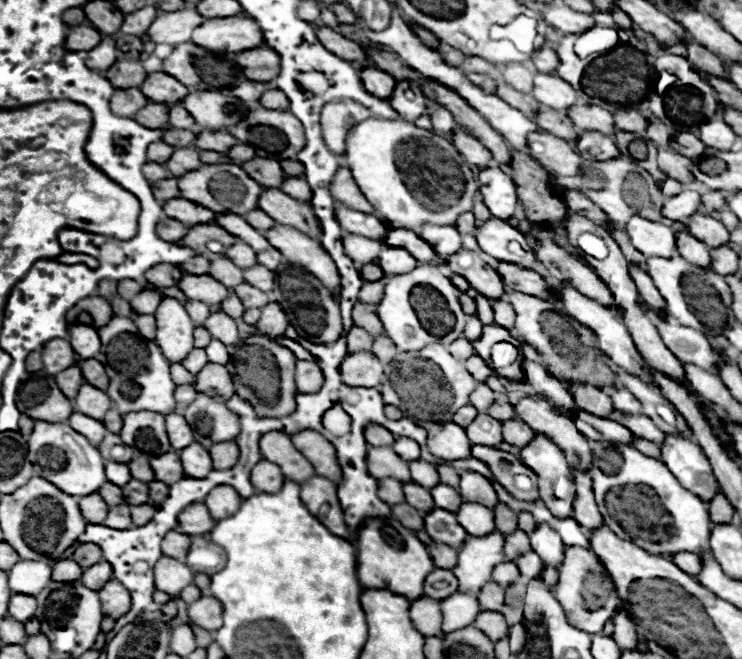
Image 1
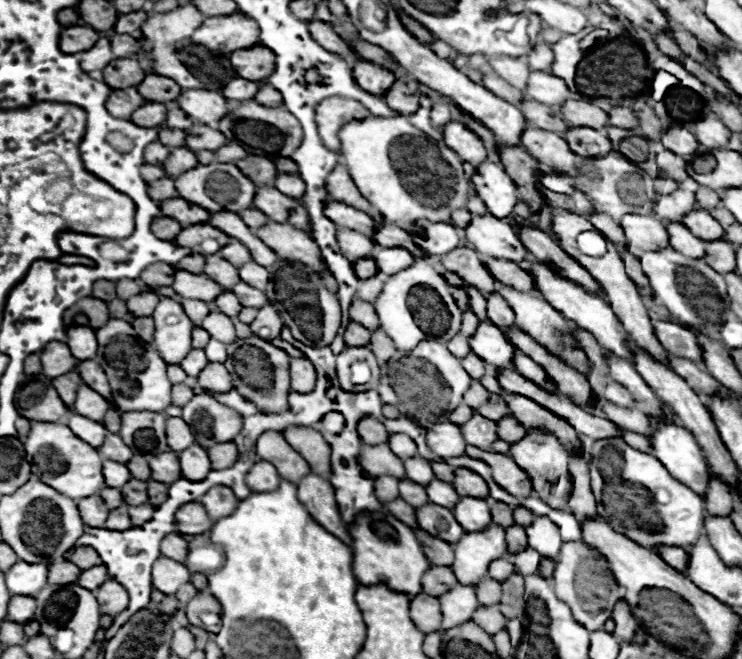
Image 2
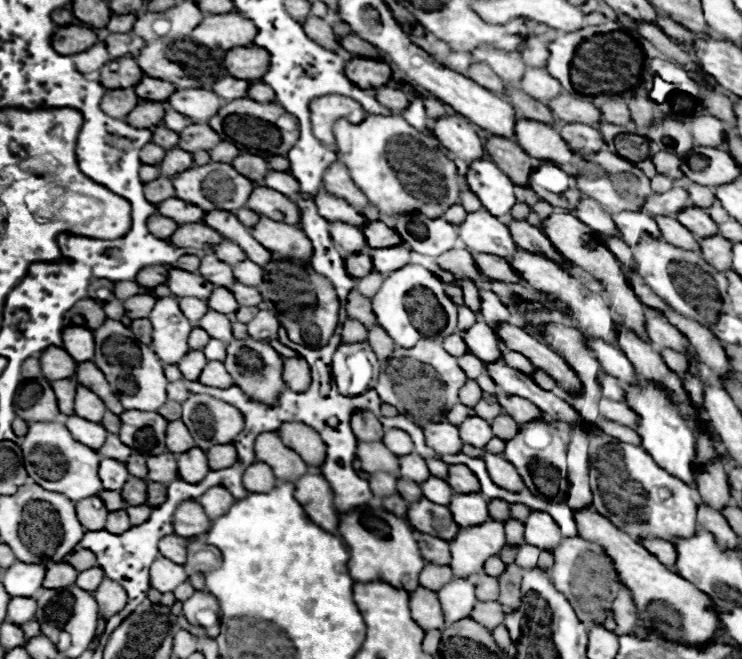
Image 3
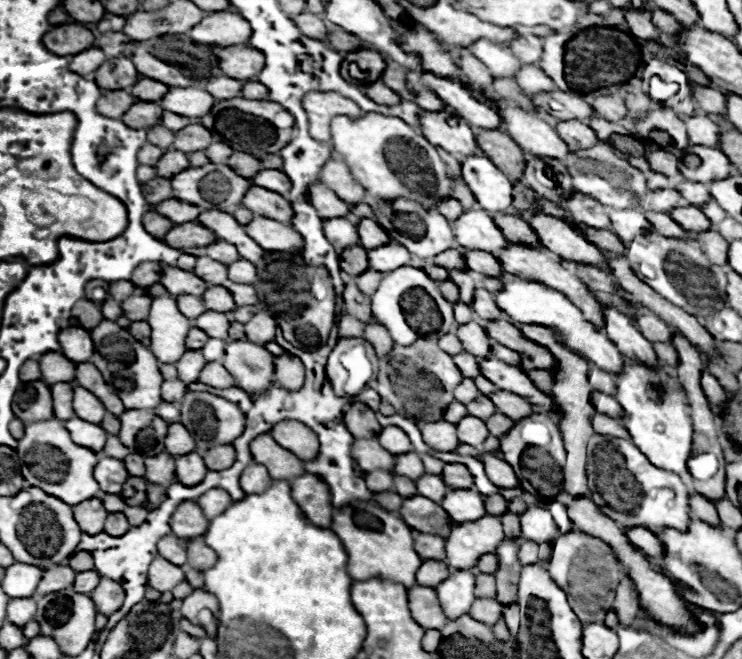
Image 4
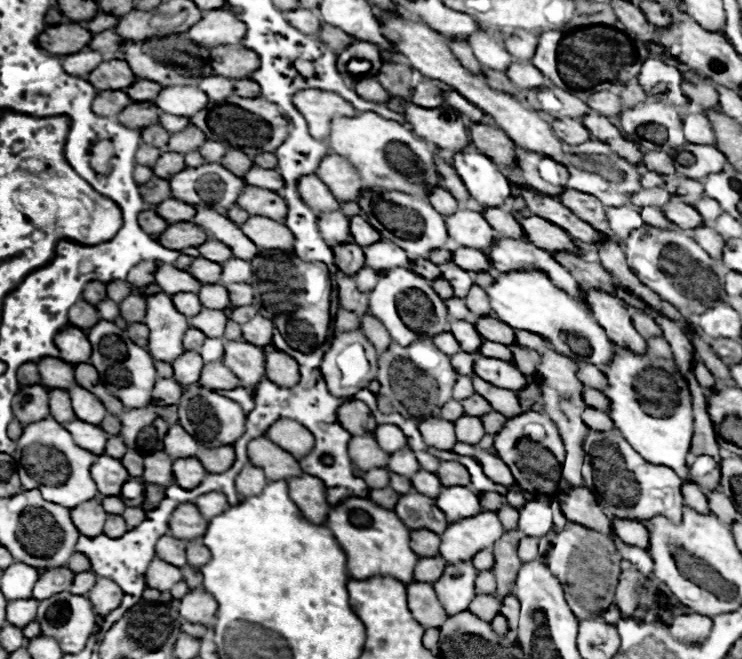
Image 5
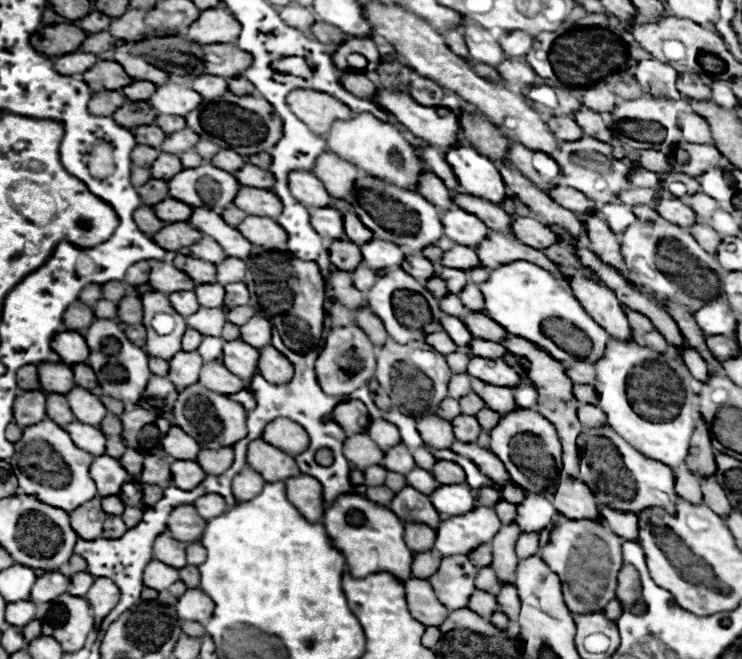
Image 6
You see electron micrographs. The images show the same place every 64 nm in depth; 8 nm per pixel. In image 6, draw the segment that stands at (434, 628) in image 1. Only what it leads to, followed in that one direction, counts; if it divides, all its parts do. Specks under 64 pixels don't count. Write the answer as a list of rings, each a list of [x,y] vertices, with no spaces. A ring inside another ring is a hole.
[[[412,576],[404,580],[404,590],[406,590],[406,602],[410,608],[410,614],[418,622],[424,622],[424,626],[436,626],[436,618],[438,618],[438,626],[440,622],[444,622],[444,618],[448,616],[448,608],[438,602],[428,580]]]

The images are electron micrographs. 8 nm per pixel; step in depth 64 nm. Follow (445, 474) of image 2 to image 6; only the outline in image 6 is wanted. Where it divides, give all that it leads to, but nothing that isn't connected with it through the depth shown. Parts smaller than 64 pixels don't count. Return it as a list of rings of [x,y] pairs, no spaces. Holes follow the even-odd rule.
[[[416,448],[416,450],[412,450],[412,456],[416,460],[416,466],[420,466],[424,470],[432,470],[432,466],[436,462],[436,458],[430,454],[428,448]]]

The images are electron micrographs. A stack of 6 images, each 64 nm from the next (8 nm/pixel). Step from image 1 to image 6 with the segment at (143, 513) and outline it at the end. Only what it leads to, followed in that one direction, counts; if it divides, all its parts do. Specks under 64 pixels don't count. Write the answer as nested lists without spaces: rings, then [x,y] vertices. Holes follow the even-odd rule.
[[[126,506],[124,514],[122,514],[122,520],[128,528],[132,528],[134,524],[138,524],[142,518],[142,508],[136,508],[136,506]]]

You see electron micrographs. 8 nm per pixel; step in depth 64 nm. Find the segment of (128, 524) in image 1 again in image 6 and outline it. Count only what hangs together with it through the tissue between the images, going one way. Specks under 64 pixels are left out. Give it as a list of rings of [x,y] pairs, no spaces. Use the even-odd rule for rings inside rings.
[[[108,516],[106,522],[104,522],[104,532],[102,536],[104,538],[120,538],[124,532],[126,532],[126,524],[122,522],[120,516]]]

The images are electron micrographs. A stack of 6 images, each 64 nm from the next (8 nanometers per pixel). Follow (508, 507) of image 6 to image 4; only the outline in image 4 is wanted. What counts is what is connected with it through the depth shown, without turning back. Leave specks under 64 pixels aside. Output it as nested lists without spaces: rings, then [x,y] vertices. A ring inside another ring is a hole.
[[[506,510],[506,512],[500,516],[500,520],[502,520],[502,526],[504,526],[504,534],[506,534],[506,536],[512,538],[512,536],[518,536],[518,534],[520,534],[520,518],[518,518],[518,514]]]

